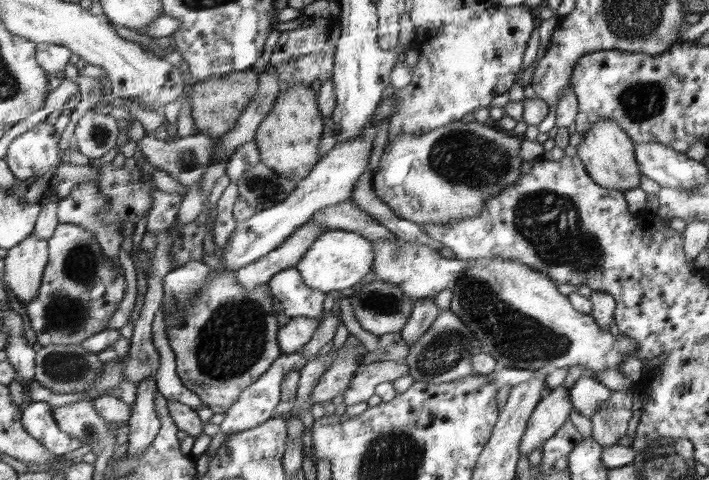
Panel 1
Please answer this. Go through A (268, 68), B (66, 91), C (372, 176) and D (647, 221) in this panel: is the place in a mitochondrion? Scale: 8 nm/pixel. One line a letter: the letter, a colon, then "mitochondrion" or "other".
A: other
B: other
C: other
D: other

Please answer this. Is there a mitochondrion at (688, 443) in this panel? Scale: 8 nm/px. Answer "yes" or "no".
yes

